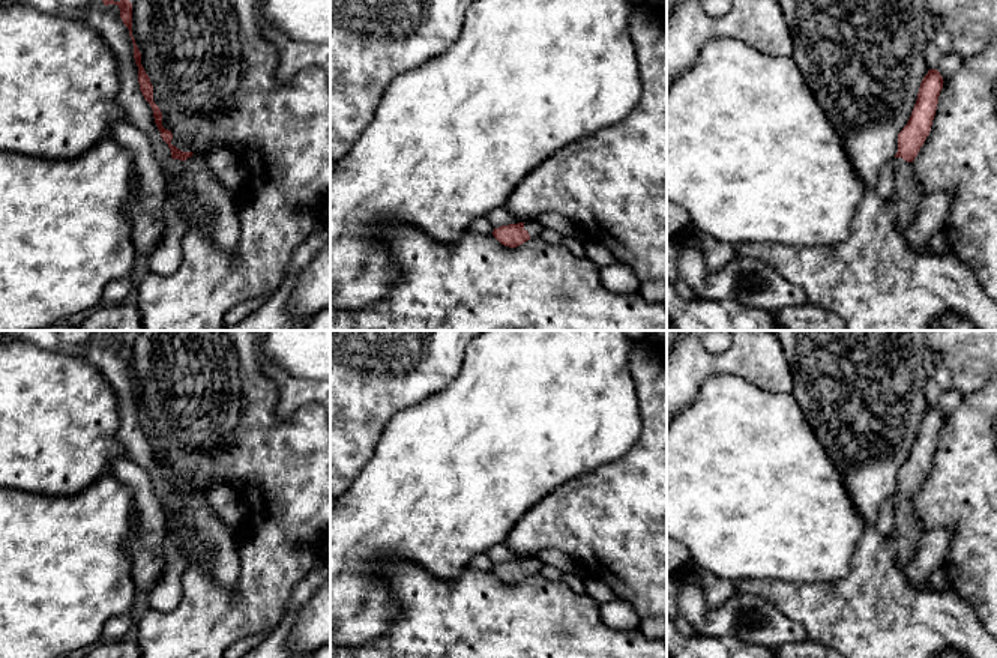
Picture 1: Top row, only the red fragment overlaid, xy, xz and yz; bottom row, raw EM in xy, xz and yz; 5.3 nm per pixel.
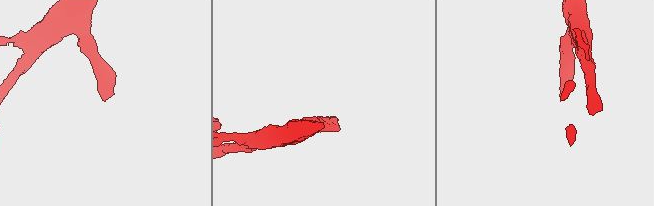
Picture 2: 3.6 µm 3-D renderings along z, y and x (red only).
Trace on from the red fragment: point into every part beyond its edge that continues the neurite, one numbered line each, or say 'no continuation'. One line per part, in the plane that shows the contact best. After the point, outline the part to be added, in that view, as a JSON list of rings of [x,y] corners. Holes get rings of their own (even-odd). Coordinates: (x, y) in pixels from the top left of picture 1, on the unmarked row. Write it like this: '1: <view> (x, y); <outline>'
1: xz (533, 564); [[[527,557],[527,559],[524,559],[524,566],[529,568],[530,575],[538,575],[544,566],[544,562],[539,560],[538,557]]]

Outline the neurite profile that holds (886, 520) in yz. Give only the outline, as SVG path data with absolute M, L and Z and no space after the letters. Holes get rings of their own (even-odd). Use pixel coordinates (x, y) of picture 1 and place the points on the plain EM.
M890 496L881 503L878 517L877 517L877 530L881 535L893 536L893 532L895 532L893 512L895 512L895 497Z

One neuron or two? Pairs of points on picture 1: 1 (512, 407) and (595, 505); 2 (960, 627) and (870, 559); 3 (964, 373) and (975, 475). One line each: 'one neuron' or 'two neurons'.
1: two neurons
2: one neuron
3: two neurons

